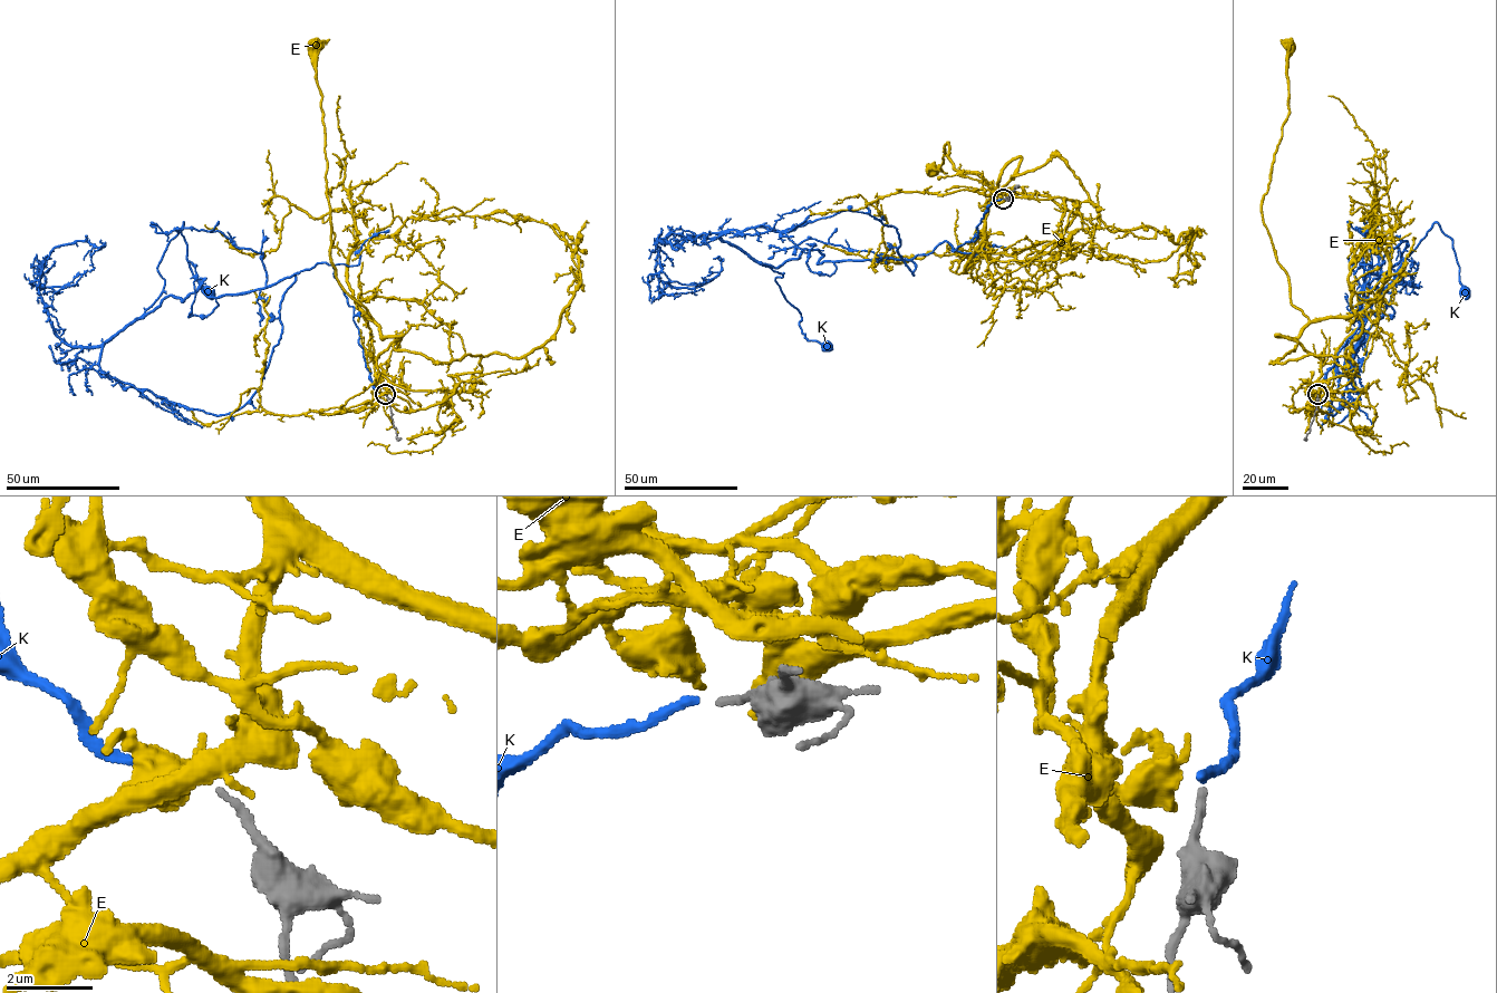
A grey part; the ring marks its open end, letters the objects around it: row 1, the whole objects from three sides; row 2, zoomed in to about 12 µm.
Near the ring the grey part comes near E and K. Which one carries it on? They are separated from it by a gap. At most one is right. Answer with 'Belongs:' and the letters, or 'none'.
Belongs: none

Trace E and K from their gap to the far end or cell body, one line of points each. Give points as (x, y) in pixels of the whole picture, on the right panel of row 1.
E: (1316, 394), (1321, 360), (1276, 336), (1297, 337), (1309, 318), (1291, 302), (1262, 203), (1288, 114), (1290, 47)
K: (1317, 394), (1360, 325), (1360, 262), (1380, 297), (1382, 281), (1368, 297), (1382, 314), (1435, 222), (1465, 292)

